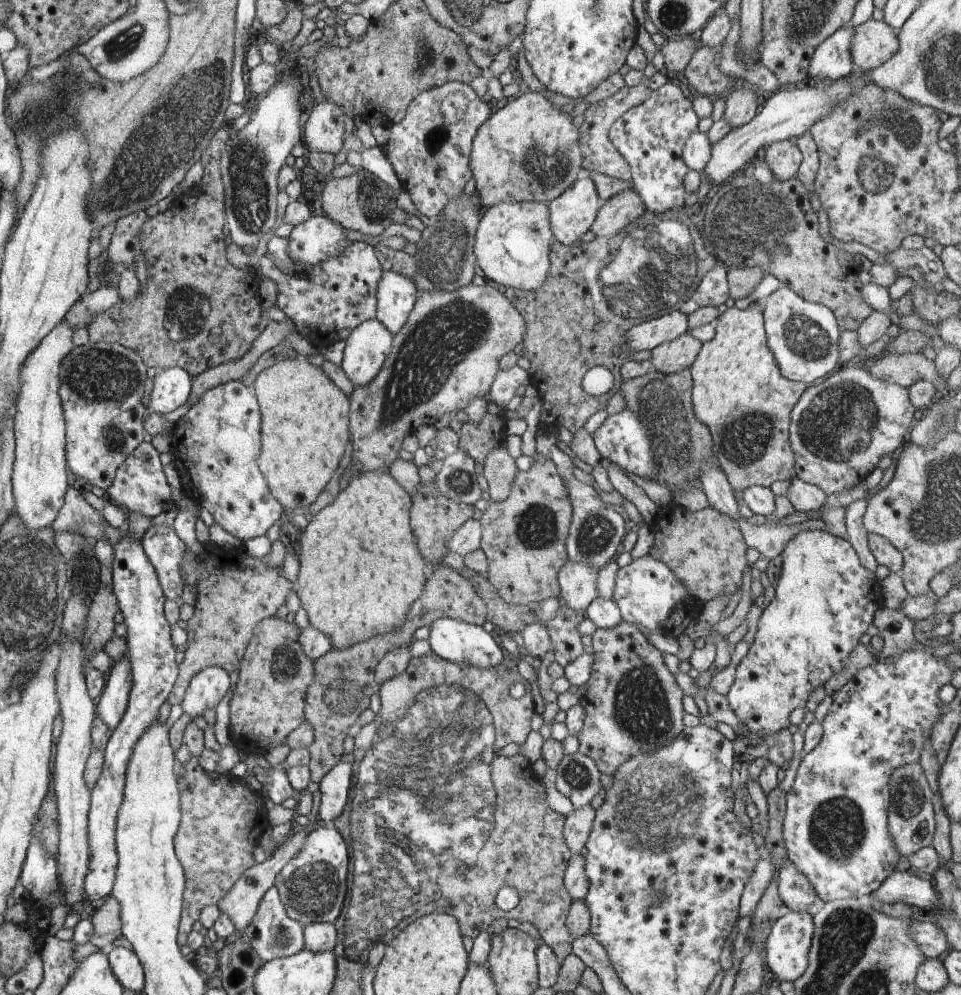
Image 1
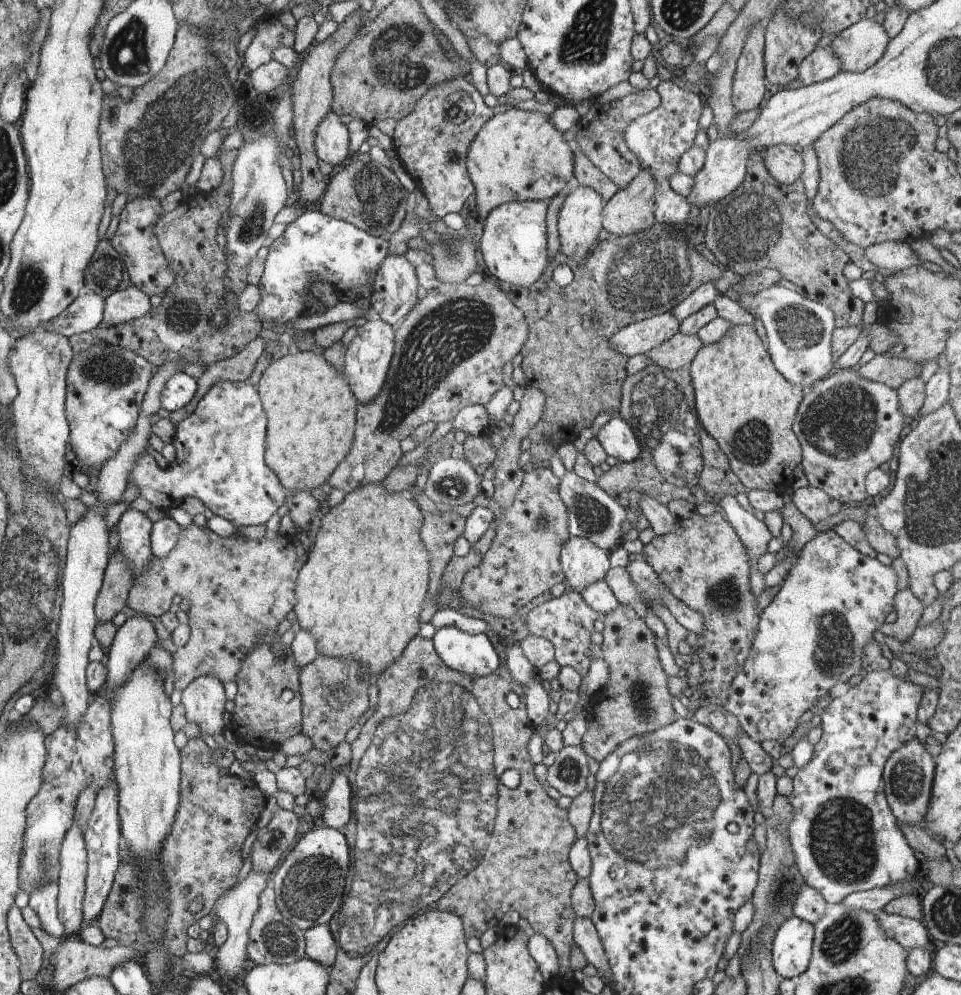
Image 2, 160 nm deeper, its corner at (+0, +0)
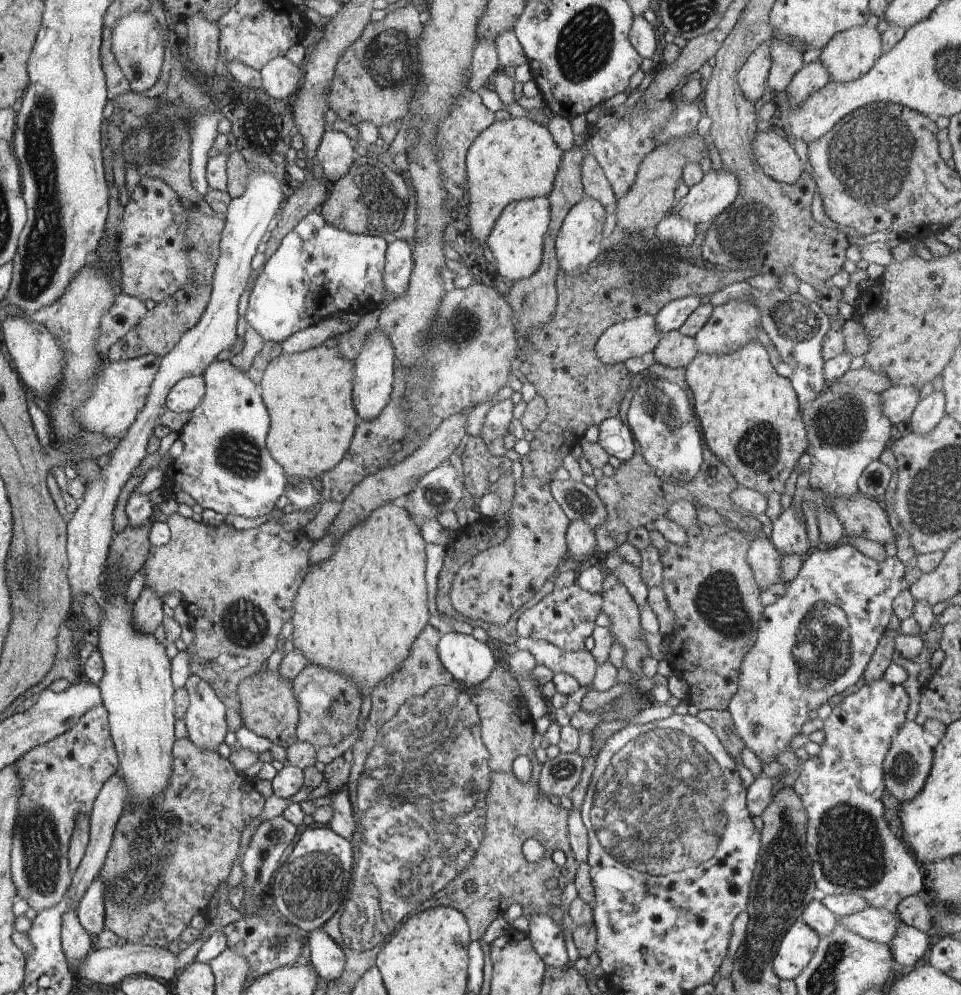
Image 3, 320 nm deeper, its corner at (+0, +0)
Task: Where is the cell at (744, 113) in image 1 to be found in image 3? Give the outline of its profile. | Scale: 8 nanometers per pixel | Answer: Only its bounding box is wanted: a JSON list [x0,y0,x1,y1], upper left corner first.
[738,43,770,104]

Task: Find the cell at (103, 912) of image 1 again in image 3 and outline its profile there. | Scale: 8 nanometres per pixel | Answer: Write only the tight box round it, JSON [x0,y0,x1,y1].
[99,739,264,947]

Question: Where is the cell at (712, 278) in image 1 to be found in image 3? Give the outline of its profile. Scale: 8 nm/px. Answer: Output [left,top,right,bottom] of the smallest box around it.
[655,296,701,335]

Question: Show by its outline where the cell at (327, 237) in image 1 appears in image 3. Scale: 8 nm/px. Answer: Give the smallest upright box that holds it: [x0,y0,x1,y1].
[245,210,388,342]

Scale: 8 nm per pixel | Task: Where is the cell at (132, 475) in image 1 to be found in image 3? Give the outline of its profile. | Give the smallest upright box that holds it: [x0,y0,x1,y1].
[164,360,287,518]

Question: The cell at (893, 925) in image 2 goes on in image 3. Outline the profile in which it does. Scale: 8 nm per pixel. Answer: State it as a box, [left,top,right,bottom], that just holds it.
[837,907,902,945]

